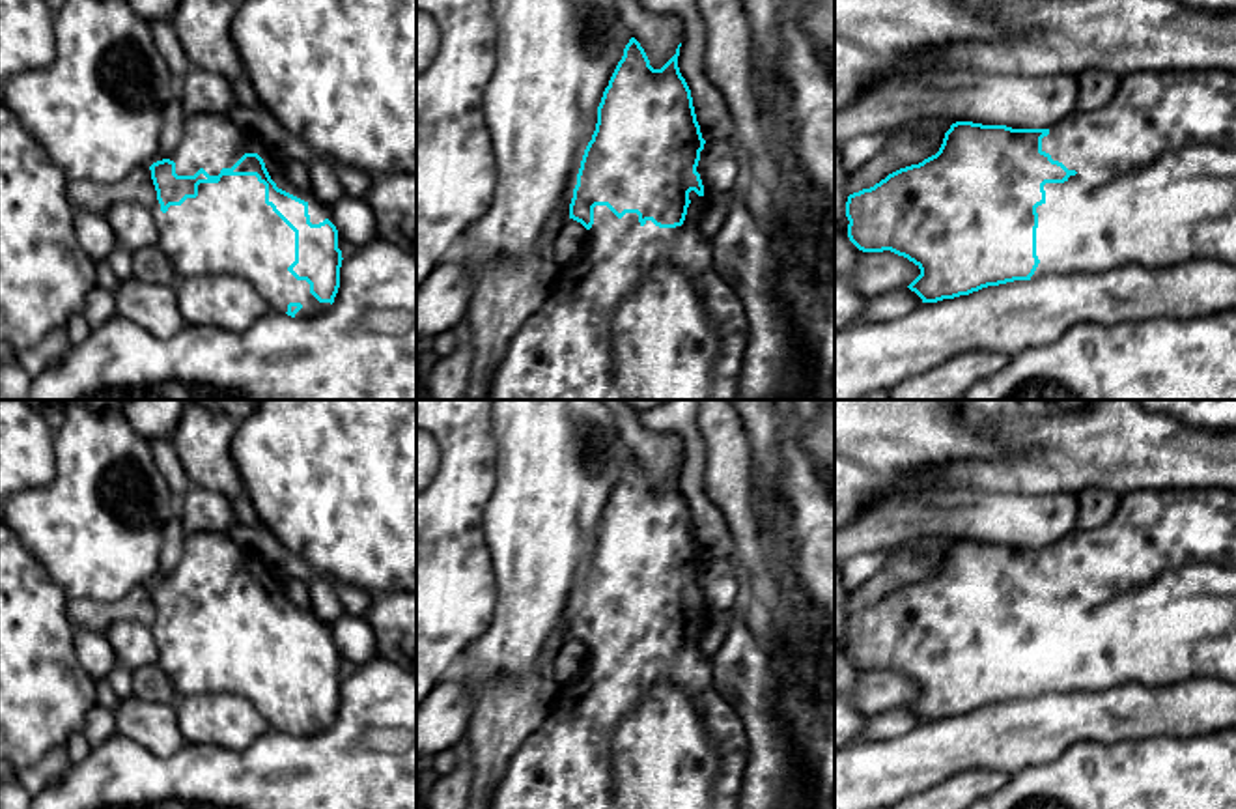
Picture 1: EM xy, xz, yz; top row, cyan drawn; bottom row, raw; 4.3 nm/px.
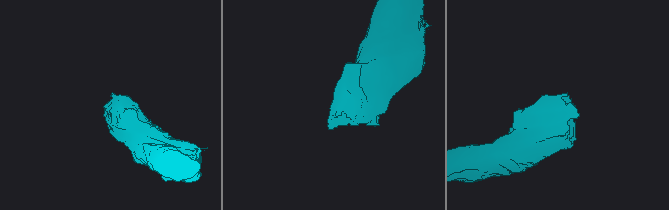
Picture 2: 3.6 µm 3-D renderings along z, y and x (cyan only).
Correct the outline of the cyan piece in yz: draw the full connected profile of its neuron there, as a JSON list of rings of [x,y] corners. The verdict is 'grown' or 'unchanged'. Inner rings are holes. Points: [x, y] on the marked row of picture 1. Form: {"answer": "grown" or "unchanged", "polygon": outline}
{"answer": "grown", "polygon": [[[1223,69],[1141,71],[1118,82],[1111,101],[1096,110],[1074,110],[1049,129],[1012,129],[956,121],[945,133],[939,151],[919,164],[889,174],[870,189],[848,196],[848,237],[863,252],[891,250],[913,262],[920,275],[907,286],[922,303],[969,295],[988,286],[1031,280],[1046,275],[1105,273],[1139,263],[1165,269],[1189,260],[1221,260],[1236,265],[1236,73]]]}

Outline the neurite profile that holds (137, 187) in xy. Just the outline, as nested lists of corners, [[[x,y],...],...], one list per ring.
[[[140,166],[118,183],[69,181],[67,198],[77,209],[105,215],[119,202],[133,202],[151,209],[157,200],[157,191],[149,166]]]

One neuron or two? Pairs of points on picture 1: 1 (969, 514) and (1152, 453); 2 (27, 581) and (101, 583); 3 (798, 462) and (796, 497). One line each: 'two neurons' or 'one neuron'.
1: two neurons
2: two neurons
3: one neuron

